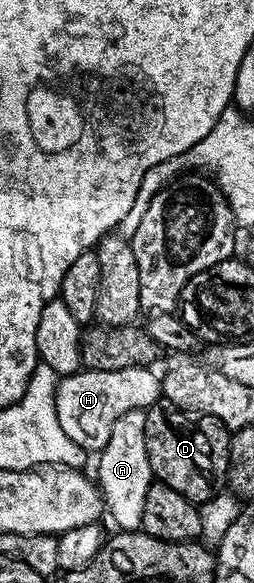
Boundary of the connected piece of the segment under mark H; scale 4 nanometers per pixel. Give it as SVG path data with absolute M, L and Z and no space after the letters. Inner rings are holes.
M128 367L124 371L96 371L88 369L67 373L56 387L56 419L64 427L64 435L82 449L100 451L112 435L112 427L120 415L128 411L147 410L160 397L160 377L153 368Z

